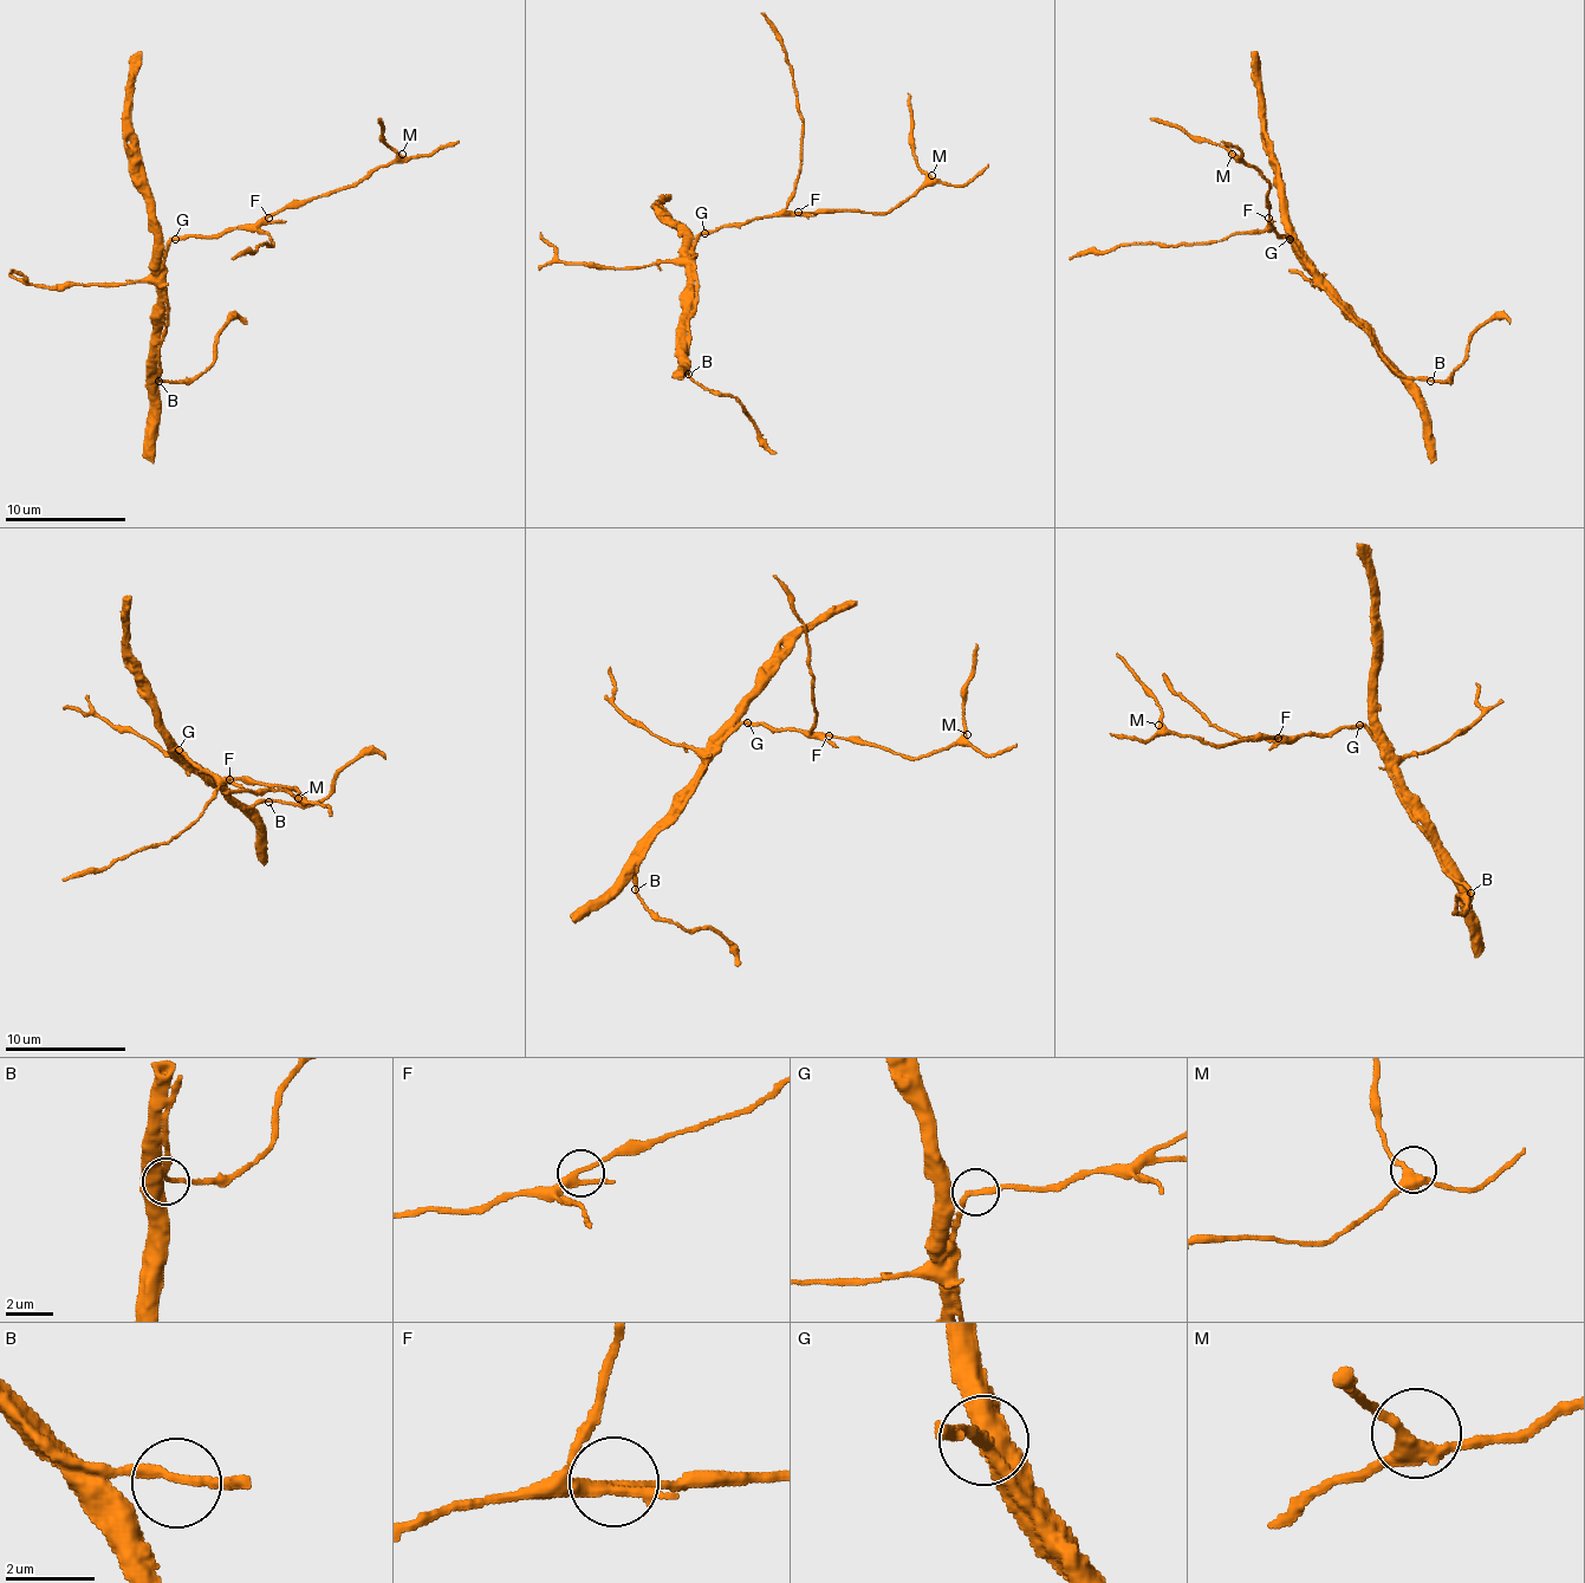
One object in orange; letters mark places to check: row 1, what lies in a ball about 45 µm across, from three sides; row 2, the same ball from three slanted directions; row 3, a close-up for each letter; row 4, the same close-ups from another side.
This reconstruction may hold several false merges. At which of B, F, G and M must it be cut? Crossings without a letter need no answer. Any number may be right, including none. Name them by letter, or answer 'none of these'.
none of these

